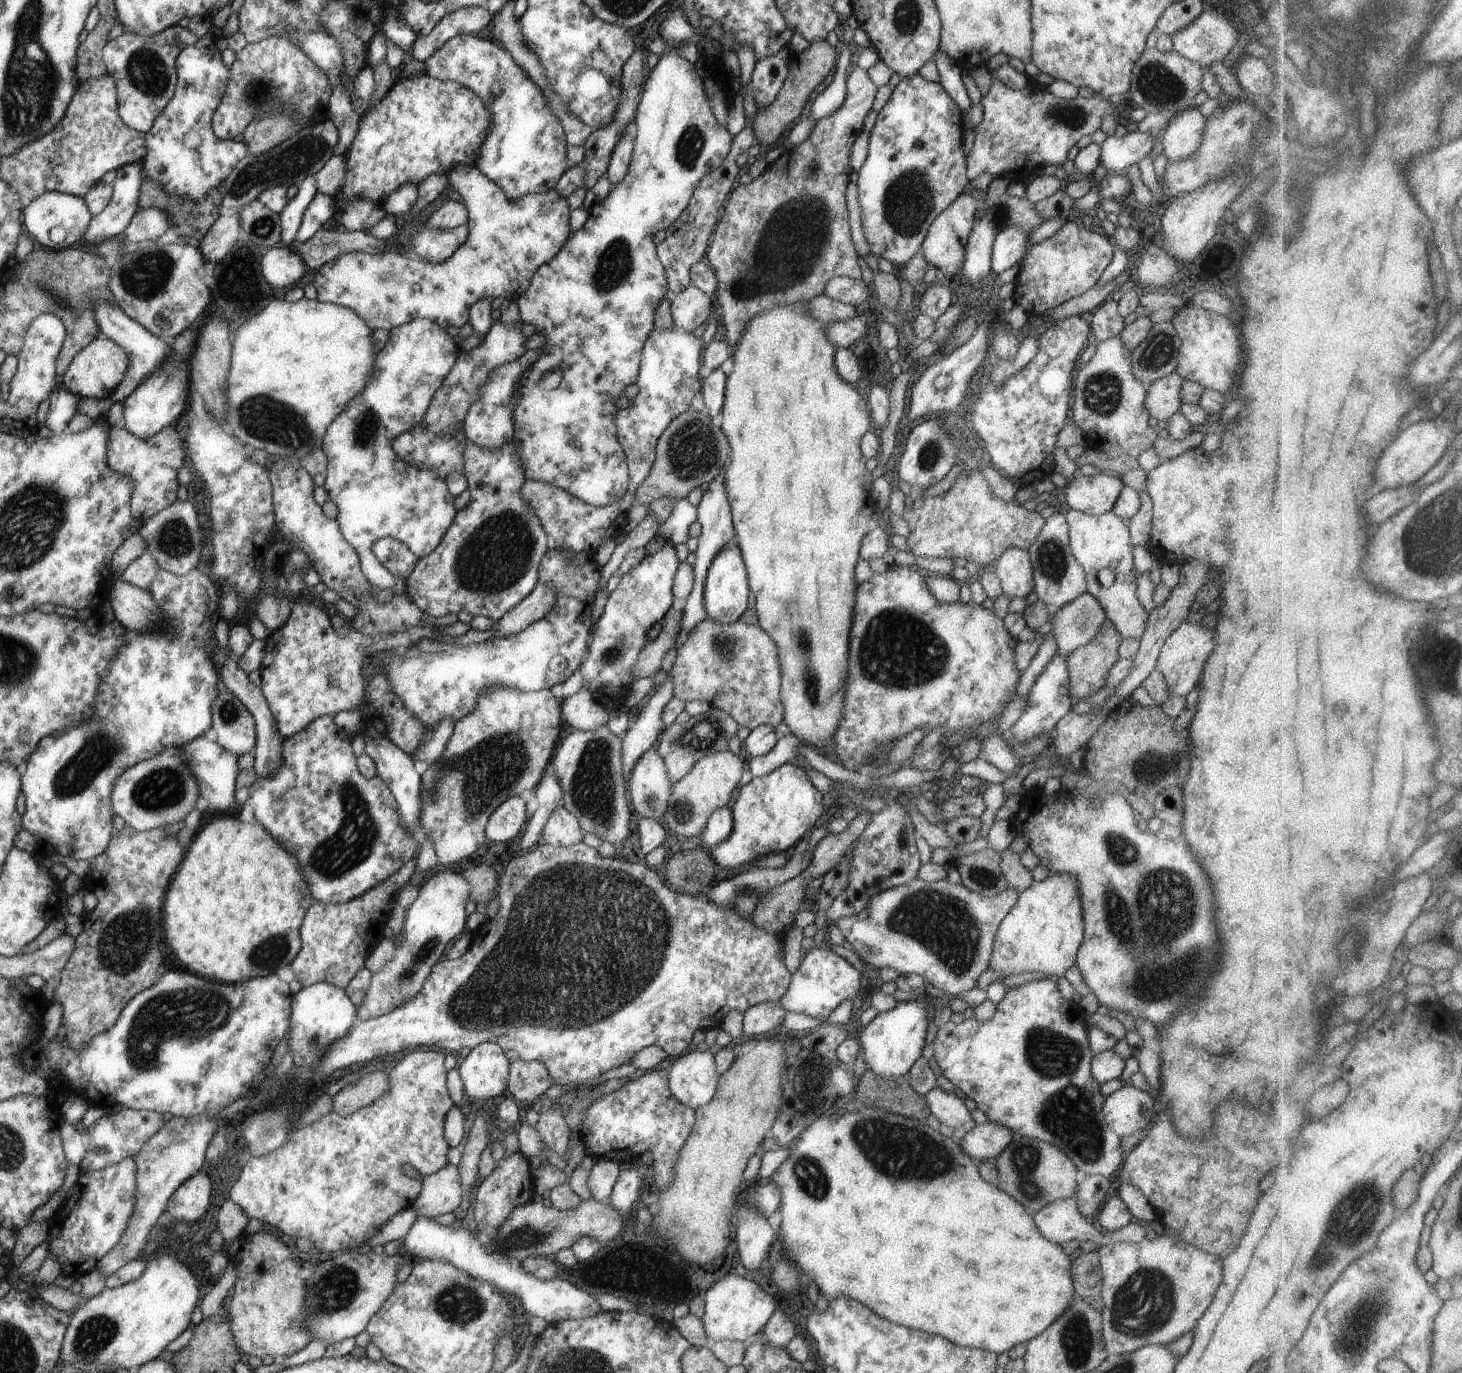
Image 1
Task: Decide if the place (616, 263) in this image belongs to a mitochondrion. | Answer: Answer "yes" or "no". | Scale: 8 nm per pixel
yes

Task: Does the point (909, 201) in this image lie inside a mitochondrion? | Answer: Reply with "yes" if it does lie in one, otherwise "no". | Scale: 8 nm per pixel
yes

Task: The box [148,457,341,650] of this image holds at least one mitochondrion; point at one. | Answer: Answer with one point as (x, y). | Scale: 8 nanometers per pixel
(173, 539)

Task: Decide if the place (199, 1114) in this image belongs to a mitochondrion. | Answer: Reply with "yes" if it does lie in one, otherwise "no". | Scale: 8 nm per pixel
no

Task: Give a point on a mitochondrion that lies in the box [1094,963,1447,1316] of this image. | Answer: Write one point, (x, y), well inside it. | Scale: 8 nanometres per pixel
(1352, 1217)

